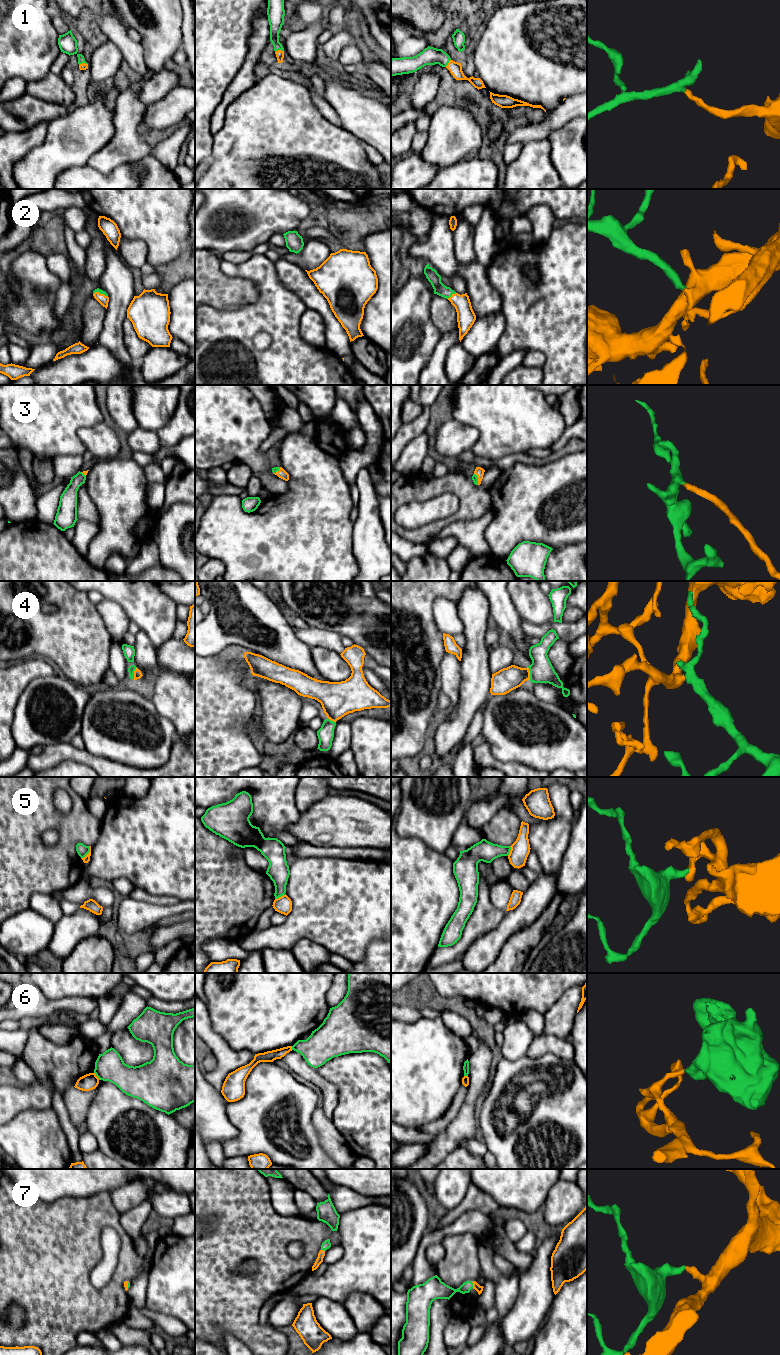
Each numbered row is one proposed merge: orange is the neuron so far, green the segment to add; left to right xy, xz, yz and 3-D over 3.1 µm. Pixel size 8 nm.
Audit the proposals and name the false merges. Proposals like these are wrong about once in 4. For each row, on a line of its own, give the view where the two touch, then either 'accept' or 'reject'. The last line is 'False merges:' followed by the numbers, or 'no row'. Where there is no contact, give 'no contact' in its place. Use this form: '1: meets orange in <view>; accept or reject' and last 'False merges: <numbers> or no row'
1: meets orange in xz; accept
2: meets orange in yz; accept
3: meets orange in yz; accept
4: meets orange in yz; accept
5: meets orange in xy; reject
6: meets orange in xy; reject
7: meets orange in yz; accept
False merges: 5, 6

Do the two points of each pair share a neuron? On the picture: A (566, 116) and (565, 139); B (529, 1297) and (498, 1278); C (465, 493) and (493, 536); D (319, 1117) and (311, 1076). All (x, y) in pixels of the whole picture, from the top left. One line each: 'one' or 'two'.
A: two
B: two
C: two
D: two

